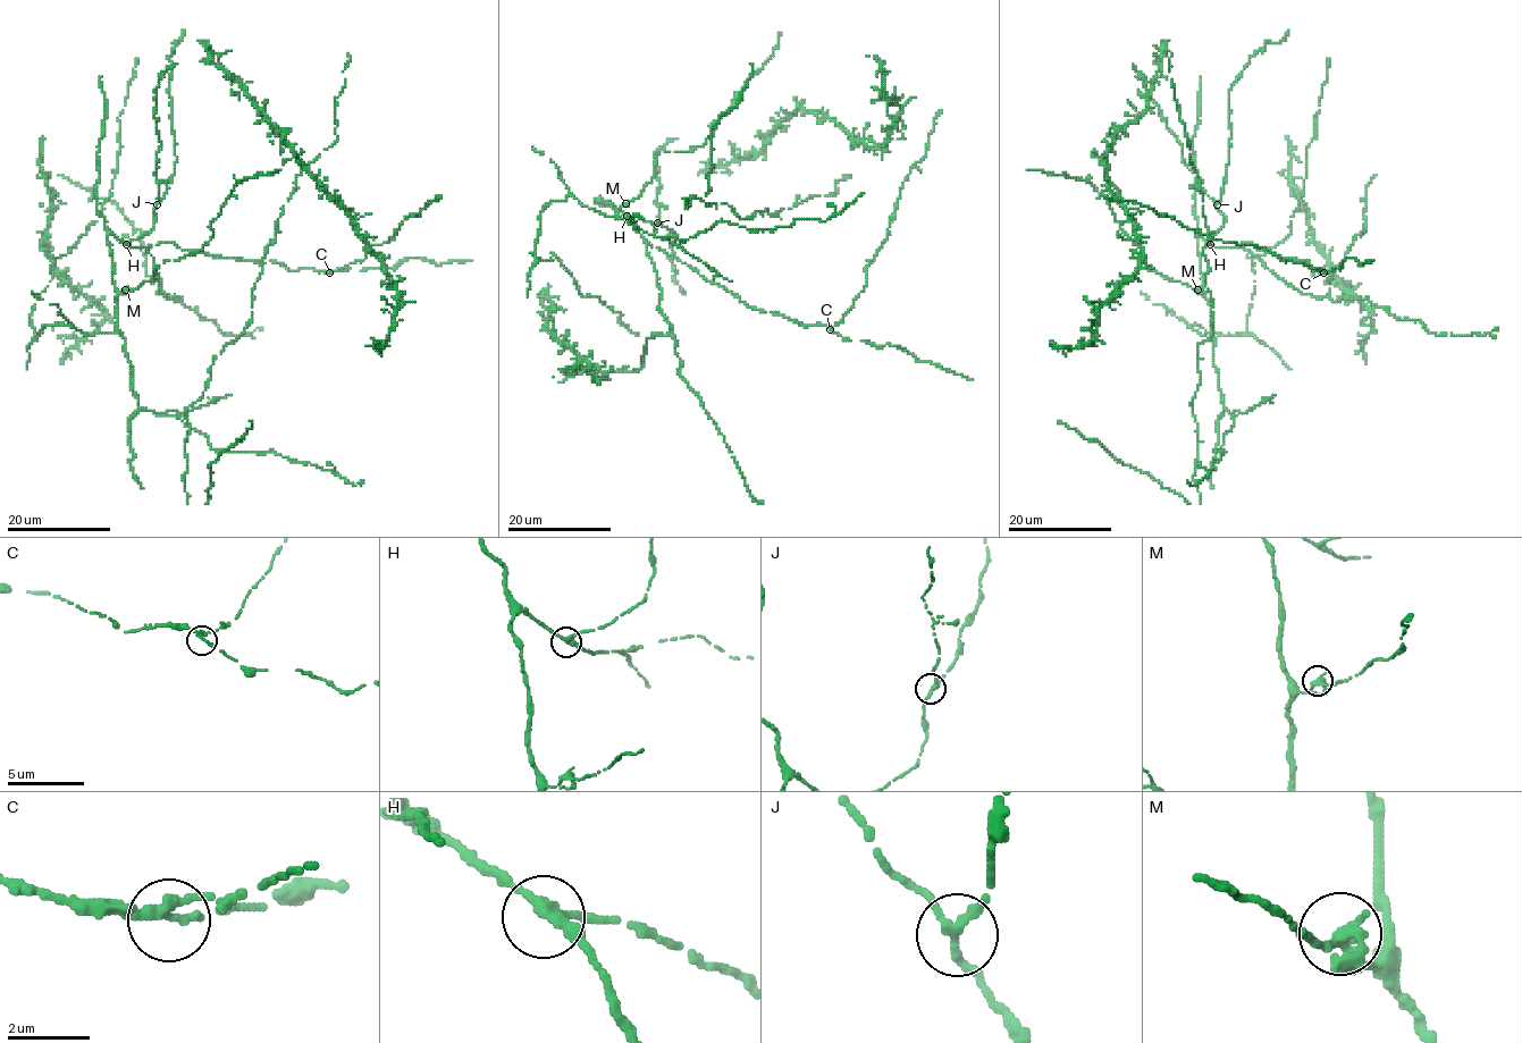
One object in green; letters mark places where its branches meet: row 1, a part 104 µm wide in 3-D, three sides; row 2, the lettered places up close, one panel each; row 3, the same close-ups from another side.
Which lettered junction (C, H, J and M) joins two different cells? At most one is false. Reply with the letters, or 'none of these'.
none of these

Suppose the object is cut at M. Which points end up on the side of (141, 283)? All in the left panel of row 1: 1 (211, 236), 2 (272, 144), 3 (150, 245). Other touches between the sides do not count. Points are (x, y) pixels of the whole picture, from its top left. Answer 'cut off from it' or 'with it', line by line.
1: with it
2: cut off from it
3: cut off from it

